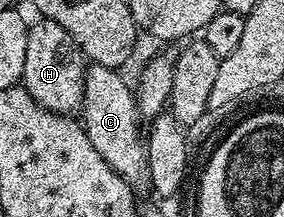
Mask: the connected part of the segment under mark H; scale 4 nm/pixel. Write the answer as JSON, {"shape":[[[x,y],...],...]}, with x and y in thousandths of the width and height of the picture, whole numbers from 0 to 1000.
{"shape":[[[137,78],[99,120],[99,226],[85,253],[74,396],[155,498],[201,525],[257,530],[289,484],[306,290],[268,184],[183,92]]]}

